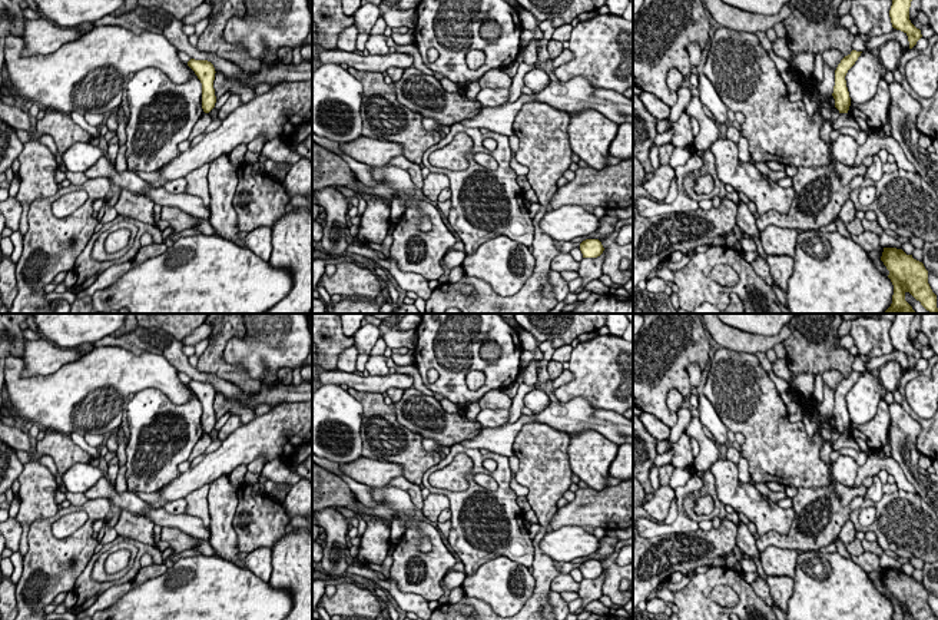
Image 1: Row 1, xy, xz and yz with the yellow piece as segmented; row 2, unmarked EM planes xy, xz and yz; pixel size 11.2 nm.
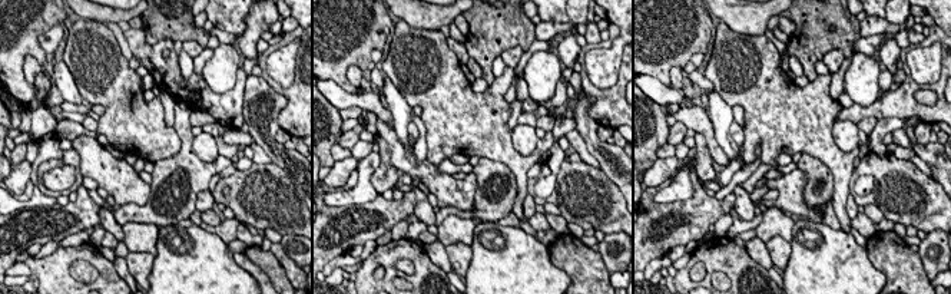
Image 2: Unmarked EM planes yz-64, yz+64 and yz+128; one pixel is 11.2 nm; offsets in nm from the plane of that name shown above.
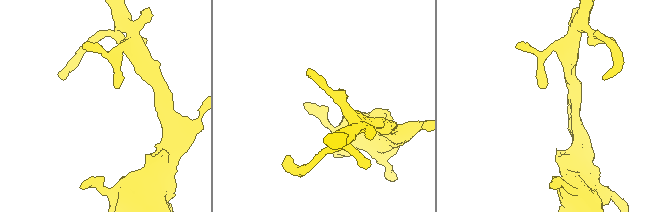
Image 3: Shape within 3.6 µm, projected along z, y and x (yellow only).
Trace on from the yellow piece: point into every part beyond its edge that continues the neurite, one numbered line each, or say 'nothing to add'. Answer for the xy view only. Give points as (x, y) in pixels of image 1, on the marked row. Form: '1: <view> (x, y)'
nothing to add

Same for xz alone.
nothing to add

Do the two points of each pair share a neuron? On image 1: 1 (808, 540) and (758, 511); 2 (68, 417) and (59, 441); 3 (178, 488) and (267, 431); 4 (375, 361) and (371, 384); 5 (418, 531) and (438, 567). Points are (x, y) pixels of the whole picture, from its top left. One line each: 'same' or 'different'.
1: different
2: different
3: same
4: different
5: same

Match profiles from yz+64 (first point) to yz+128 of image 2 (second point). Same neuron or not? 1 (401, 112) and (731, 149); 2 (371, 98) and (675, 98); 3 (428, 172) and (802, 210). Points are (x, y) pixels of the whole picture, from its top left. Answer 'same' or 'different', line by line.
1: same
2: same
3: same

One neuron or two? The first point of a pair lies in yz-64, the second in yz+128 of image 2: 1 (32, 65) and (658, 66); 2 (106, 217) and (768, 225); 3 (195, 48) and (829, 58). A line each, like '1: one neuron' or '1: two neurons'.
1: two neurons
2: two neurons
3: one neuron

